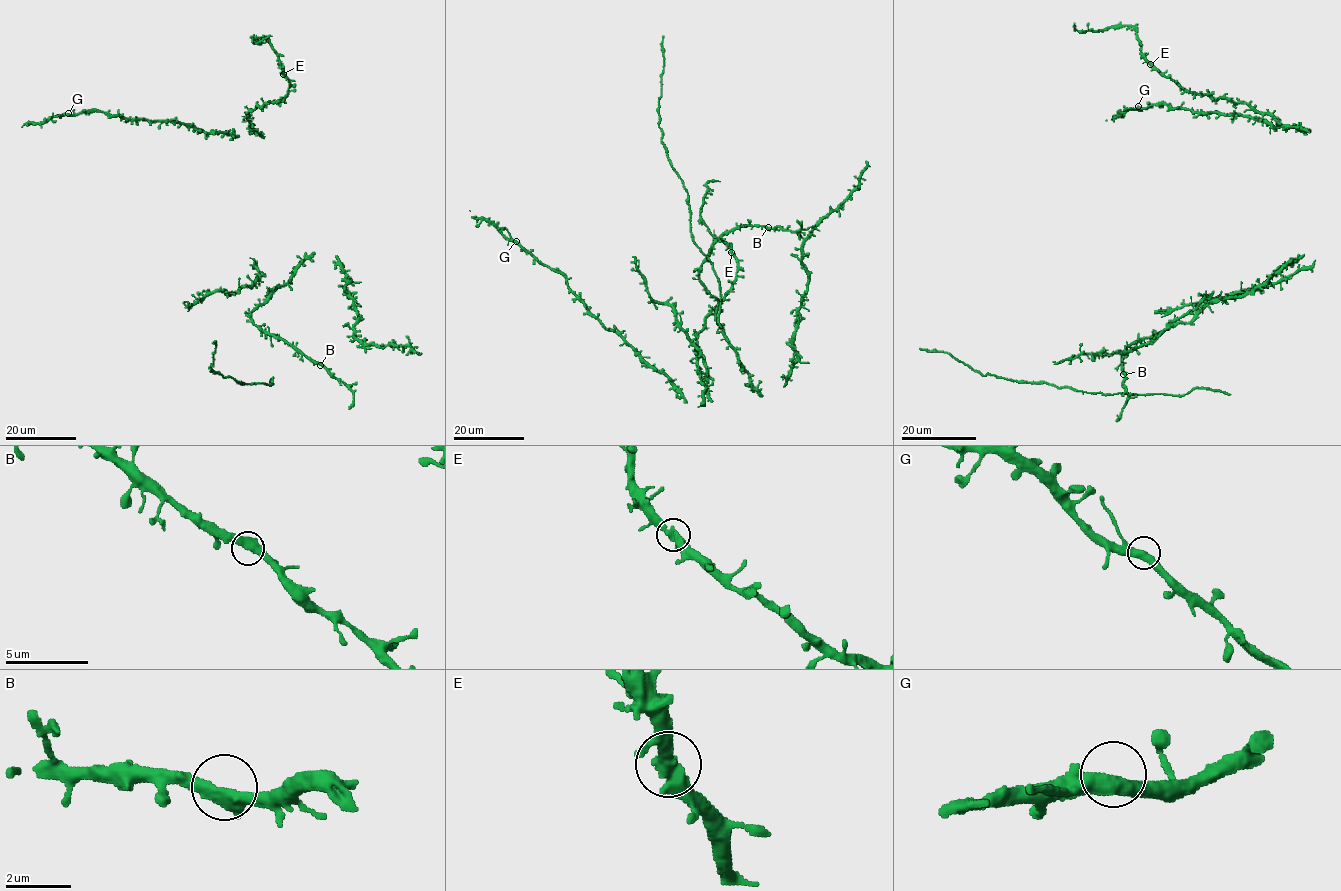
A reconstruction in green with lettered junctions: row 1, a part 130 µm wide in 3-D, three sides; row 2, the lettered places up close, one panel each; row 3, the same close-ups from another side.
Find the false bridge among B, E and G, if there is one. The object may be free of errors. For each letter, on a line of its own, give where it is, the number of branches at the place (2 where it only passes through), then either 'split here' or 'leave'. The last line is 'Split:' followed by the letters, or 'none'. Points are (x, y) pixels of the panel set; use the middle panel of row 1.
B: place (768, 227); branches 2; leave
E: place (731, 252); branches 2; leave
G: place (516, 241); branches 2; leave
Split: none

